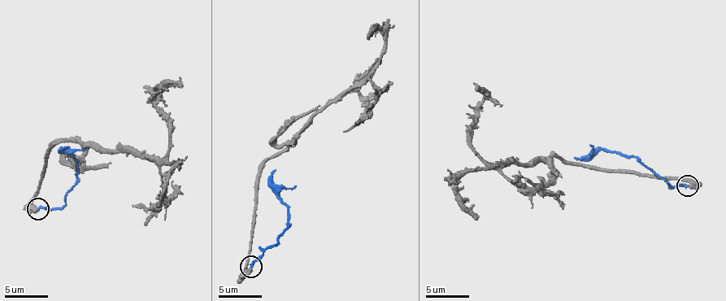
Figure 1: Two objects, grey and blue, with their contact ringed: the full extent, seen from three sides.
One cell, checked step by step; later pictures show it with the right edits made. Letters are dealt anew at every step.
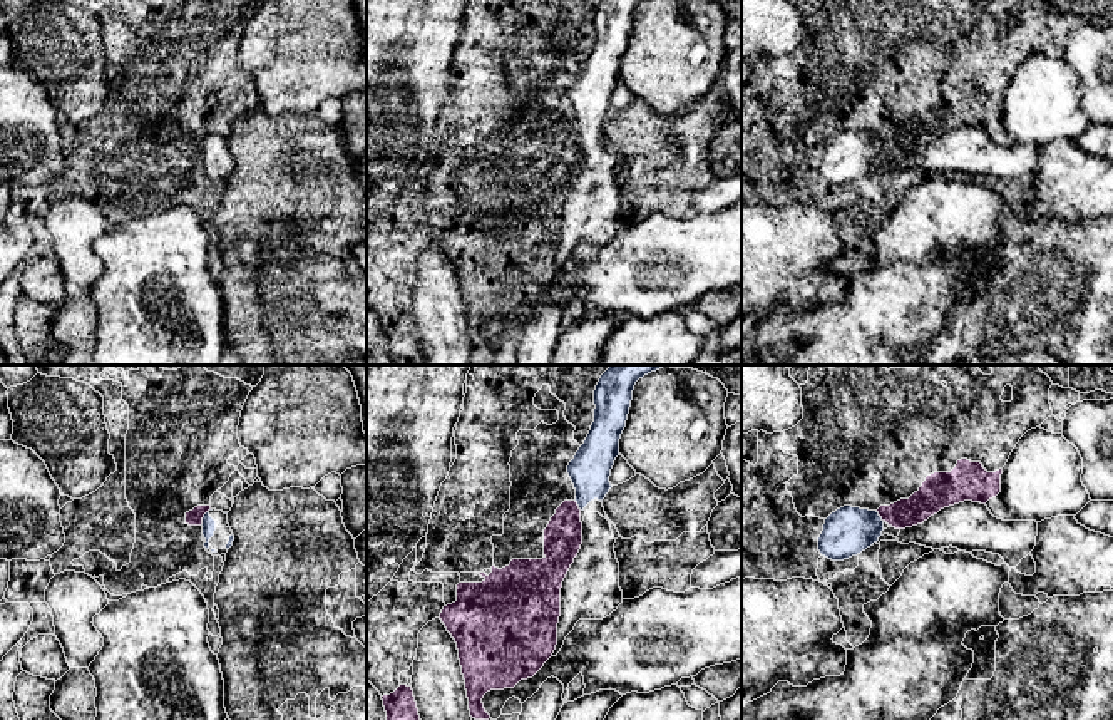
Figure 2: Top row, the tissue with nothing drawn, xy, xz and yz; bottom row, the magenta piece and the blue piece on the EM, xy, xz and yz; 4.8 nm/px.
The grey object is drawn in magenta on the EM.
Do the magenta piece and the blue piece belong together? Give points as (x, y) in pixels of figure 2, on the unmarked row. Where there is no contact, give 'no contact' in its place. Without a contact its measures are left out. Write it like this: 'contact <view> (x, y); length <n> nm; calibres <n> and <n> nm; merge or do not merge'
contact xy (203, 141); length 100 nm; calibres 80 and 70 nm; do not merge

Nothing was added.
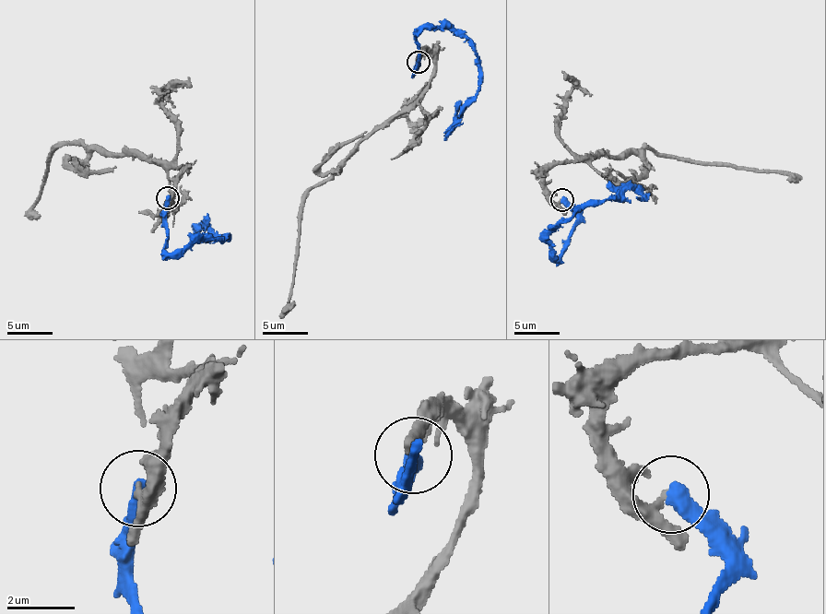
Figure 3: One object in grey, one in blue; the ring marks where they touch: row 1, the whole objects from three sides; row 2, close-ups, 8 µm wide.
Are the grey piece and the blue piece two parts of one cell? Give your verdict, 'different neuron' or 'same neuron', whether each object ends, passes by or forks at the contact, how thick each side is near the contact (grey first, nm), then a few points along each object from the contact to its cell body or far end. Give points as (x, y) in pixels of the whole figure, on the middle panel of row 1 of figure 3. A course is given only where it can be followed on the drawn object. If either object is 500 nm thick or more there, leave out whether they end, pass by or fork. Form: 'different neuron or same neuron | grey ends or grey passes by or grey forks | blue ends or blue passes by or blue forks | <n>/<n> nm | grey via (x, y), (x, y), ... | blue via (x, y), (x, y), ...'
different neuron | 160/500 nm | grey via (418, 62), (426, 52), (434, 69), (414, 102), (359, 142), (333, 174), (308, 192), (294, 284), (280, 318) | blue via (418, 62), (417, 36), (424, 29), (451, 27), (476, 53), (479, 88), (452, 132), (463, 123)

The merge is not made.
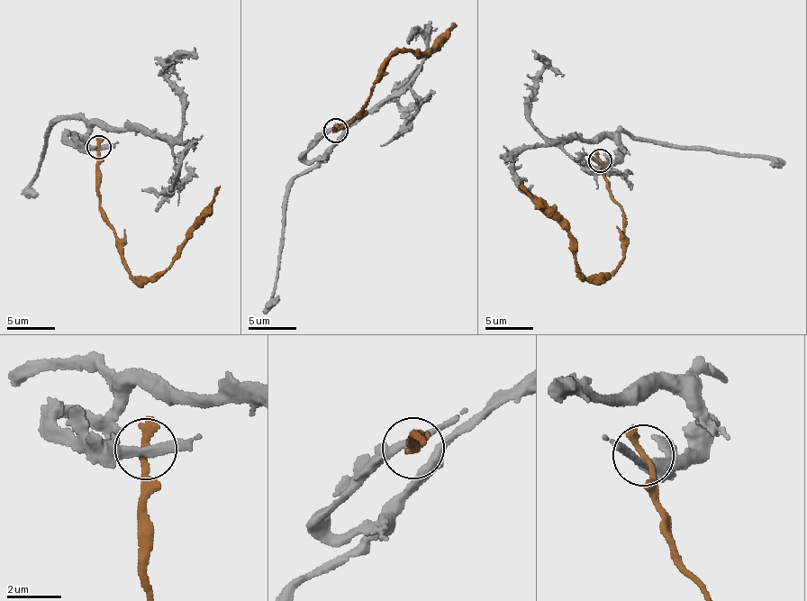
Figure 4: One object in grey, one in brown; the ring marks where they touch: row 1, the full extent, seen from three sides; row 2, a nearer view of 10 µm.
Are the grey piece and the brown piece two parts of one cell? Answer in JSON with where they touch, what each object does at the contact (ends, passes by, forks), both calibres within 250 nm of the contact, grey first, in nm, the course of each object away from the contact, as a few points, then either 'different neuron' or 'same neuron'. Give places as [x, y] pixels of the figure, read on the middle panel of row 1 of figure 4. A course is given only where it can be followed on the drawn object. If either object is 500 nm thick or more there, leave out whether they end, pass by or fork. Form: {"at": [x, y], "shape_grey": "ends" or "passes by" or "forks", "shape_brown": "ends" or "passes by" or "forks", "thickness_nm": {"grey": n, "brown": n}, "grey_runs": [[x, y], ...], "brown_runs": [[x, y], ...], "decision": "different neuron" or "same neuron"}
{"at": [335, 130], "shape_grey": "passes by", "shape_brown": "ends", "thickness_nm": {"grey": 280, "brown": 340}, "grey_runs": [[335, 131], [322, 130], [303, 153], [308, 159], [376, 113], [416, 68], [397, 101], [414, 107], [430, 97]], "brown_runs": [[335, 131], [336, 122], [341, 128], [341, 124], [354, 118], [389, 59], [413, 51], [417, 56], [457, 24]], "decision": "different neuron"}

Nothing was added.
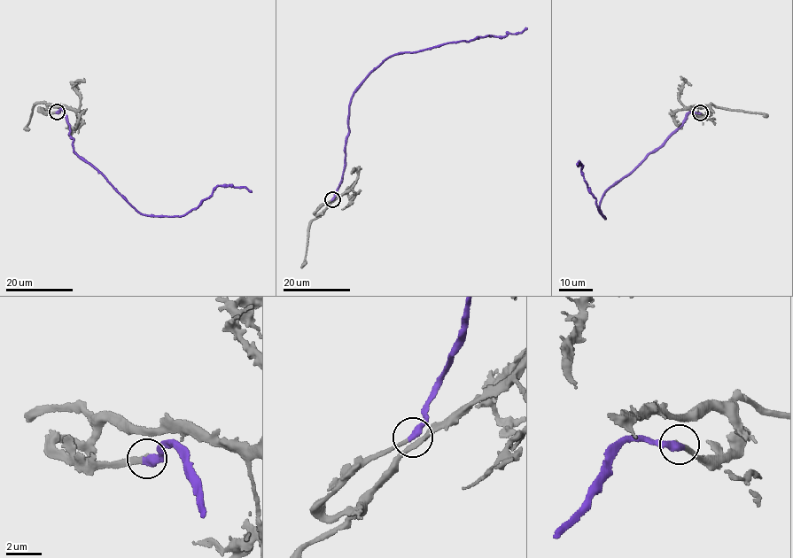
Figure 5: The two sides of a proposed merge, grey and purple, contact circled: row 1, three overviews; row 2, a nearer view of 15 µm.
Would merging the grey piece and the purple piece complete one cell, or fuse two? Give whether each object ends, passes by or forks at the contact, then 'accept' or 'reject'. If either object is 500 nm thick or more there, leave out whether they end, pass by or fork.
grey passes by; purple ends there; accept

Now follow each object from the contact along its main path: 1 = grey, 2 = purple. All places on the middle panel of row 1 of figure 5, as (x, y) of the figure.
1: (331, 199), (322, 204), (314, 212), (316, 213), (339, 197), (354, 182), (347, 193), (353, 196), (359, 192)
2: (332, 199), (345, 164), (351, 99), (386, 58), (479, 36), (517, 34), (527, 27)

